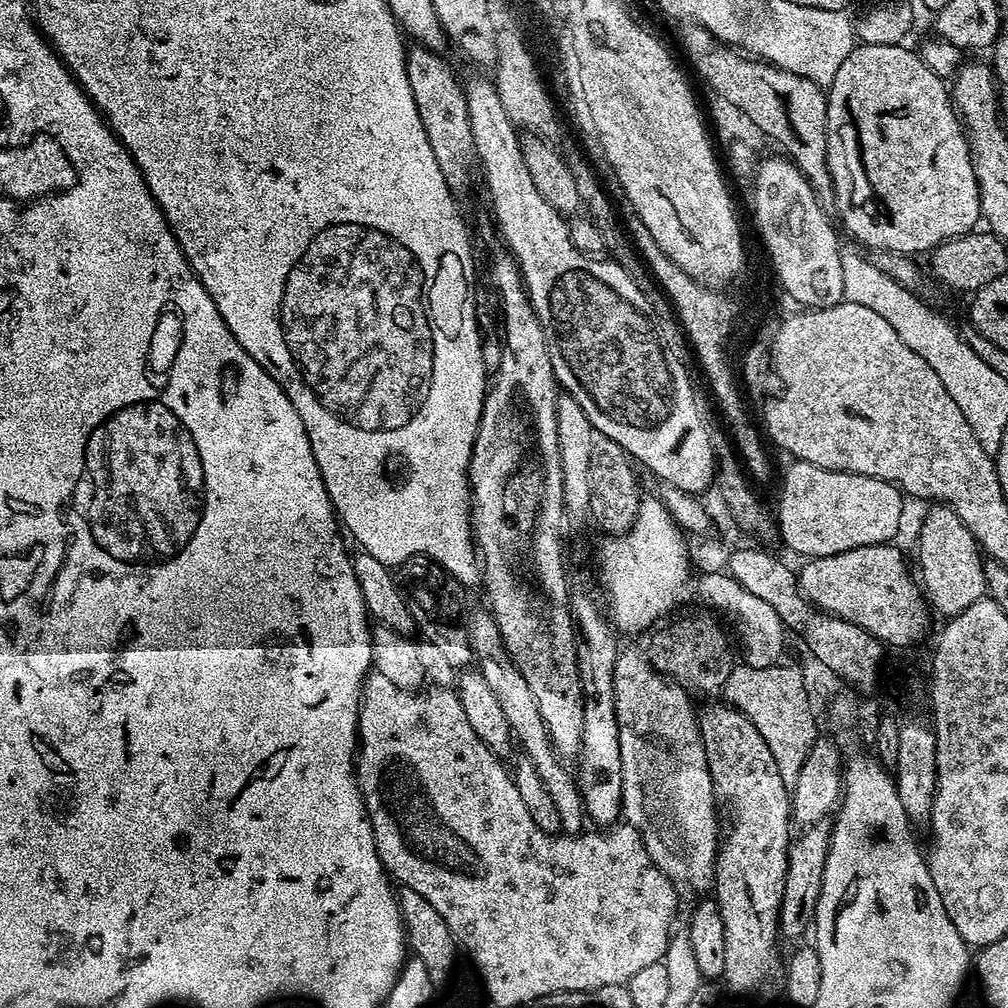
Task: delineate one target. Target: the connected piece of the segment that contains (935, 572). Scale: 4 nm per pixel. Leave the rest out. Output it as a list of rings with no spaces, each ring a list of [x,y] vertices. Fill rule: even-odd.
[[[937,503],[924,516],[920,524],[920,572],[922,590],[933,609],[936,608],[951,618],[962,614],[966,606],[974,606],[974,602],[985,599],[988,591],[986,574],[984,573],[985,557],[977,544],[974,534],[966,530],[962,518],[954,514],[954,510],[946,504]]]

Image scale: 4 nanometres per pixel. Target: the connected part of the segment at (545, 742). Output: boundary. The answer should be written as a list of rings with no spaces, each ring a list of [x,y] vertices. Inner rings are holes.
[[[483,611],[470,614],[468,612],[466,616],[475,667],[482,674],[482,678],[486,678],[486,686],[490,686],[494,698],[498,698],[502,714],[506,714],[506,722],[514,734],[515,743],[524,751],[521,753],[536,767],[546,790],[550,792],[550,798],[554,800],[554,806],[558,806],[561,825],[566,826],[569,833],[579,833],[582,828],[580,820],[585,819],[585,814],[577,781],[572,772],[568,773],[569,765],[557,756],[552,748],[552,739],[549,738],[546,726],[542,722],[542,714],[538,714],[538,702],[534,702],[534,694],[530,694],[530,686],[527,685],[526,678],[522,678],[522,670],[514,666],[502,642],[496,617],[491,611]]]

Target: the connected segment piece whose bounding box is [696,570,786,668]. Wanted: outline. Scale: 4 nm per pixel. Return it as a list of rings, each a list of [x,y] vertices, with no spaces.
[[[705,571],[704,577],[696,584],[696,592],[704,604],[717,608],[720,612],[729,612],[740,623],[740,632],[744,635],[743,659],[752,668],[771,668],[781,663],[780,655],[784,652],[784,634],[786,627],[779,620],[778,614],[768,602],[762,601],[755,594],[750,594],[723,571]]]

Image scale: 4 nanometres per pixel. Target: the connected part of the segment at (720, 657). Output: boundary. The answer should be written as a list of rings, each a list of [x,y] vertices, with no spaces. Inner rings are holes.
[[[688,616],[655,632],[651,633],[652,645],[646,648],[646,656],[661,676],[689,693],[701,692],[704,698],[716,698],[723,693],[726,678],[730,678],[734,667],[732,644],[710,617]]]

